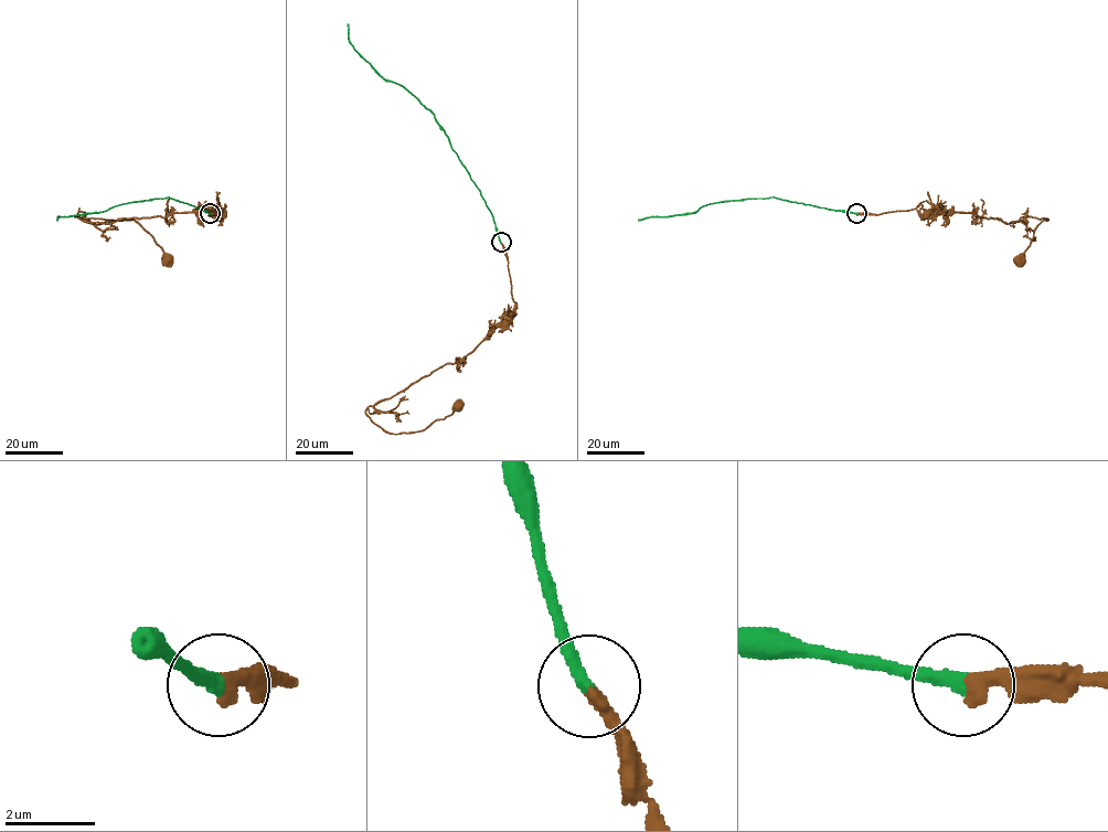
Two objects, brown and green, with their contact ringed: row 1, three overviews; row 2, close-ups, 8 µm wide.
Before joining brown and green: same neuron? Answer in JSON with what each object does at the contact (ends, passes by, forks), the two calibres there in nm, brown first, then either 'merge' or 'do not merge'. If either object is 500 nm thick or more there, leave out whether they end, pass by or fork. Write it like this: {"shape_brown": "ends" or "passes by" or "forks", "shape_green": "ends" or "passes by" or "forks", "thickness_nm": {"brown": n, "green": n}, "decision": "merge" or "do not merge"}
{"shape_brown": "ends", "shape_green": "ends", "thickness_nm": {"brown": 360, "green": 320}, "decision": "merge"}

